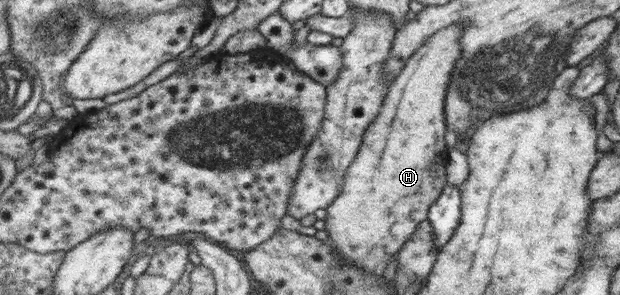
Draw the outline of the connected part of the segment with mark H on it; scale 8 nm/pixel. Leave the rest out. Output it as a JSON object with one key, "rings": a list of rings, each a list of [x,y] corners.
{"rings":[[[454,23],[449,27],[444,27],[436,31],[423,45],[421,45],[411,58],[403,65],[402,71],[391,80],[389,92],[384,99],[384,104],[380,110],[380,114],[375,118],[374,123],[367,129],[362,141],[362,147],[353,164],[350,165],[348,174],[346,175],[346,185],[344,185],[342,195],[338,197],[327,209],[325,217],[325,229],[329,233],[328,241],[336,249],[335,253],[343,257],[343,261],[351,267],[361,267],[365,269],[365,273],[369,275],[380,275],[383,267],[397,259],[399,248],[410,239],[414,229],[418,224],[426,219],[429,215],[430,205],[438,199],[439,191],[445,186],[445,143],[443,143],[443,135],[445,135],[445,107],[443,107],[443,97],[446,95],[445,85],[449,85],[449,77],[453,76],[454,63],[461,57],[461,48],[458,44],[458,37],[461,33],[462,23]]]}

